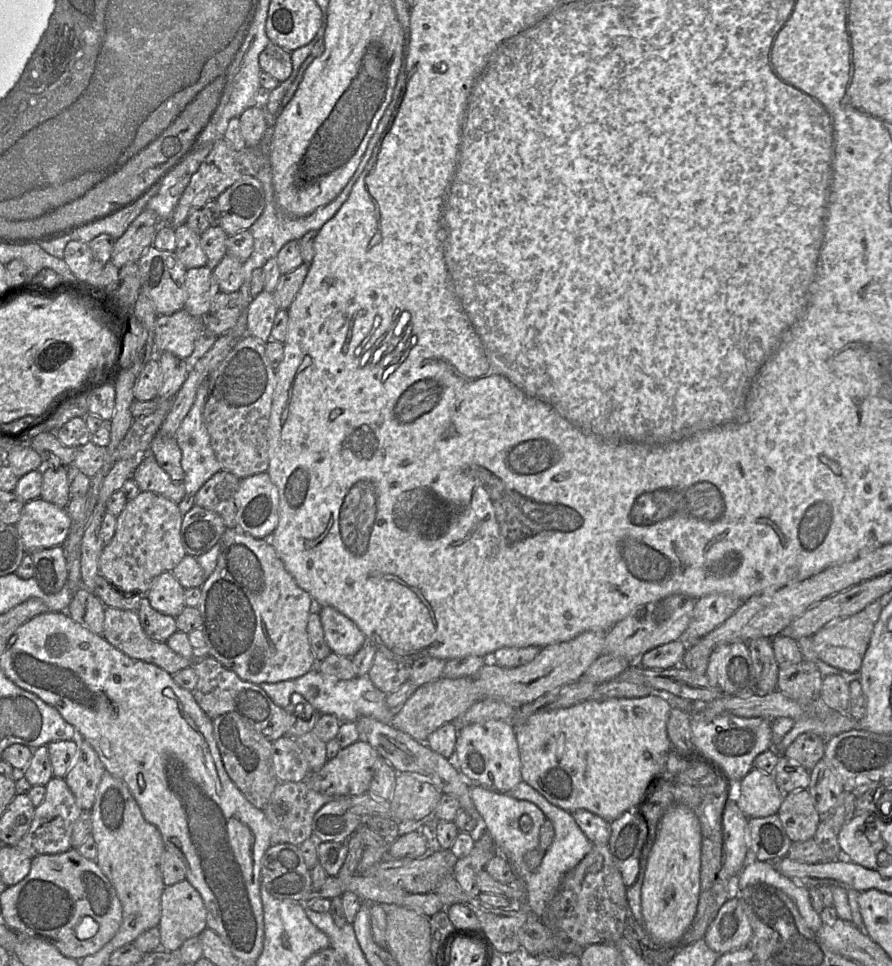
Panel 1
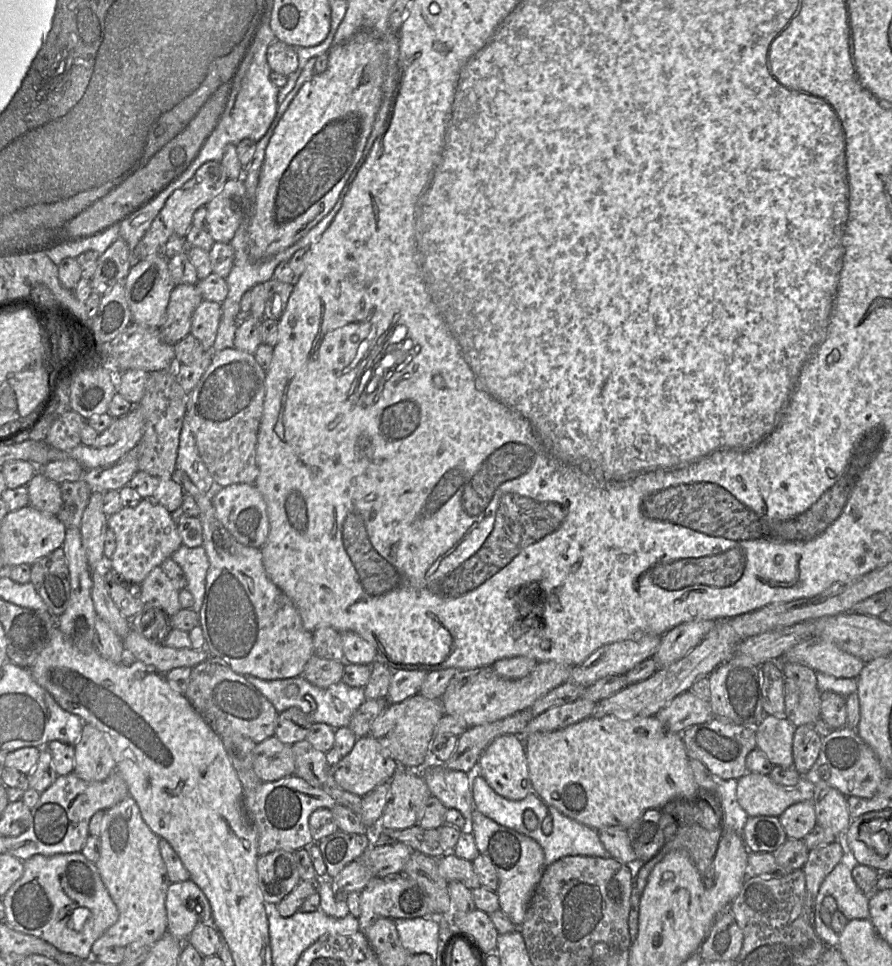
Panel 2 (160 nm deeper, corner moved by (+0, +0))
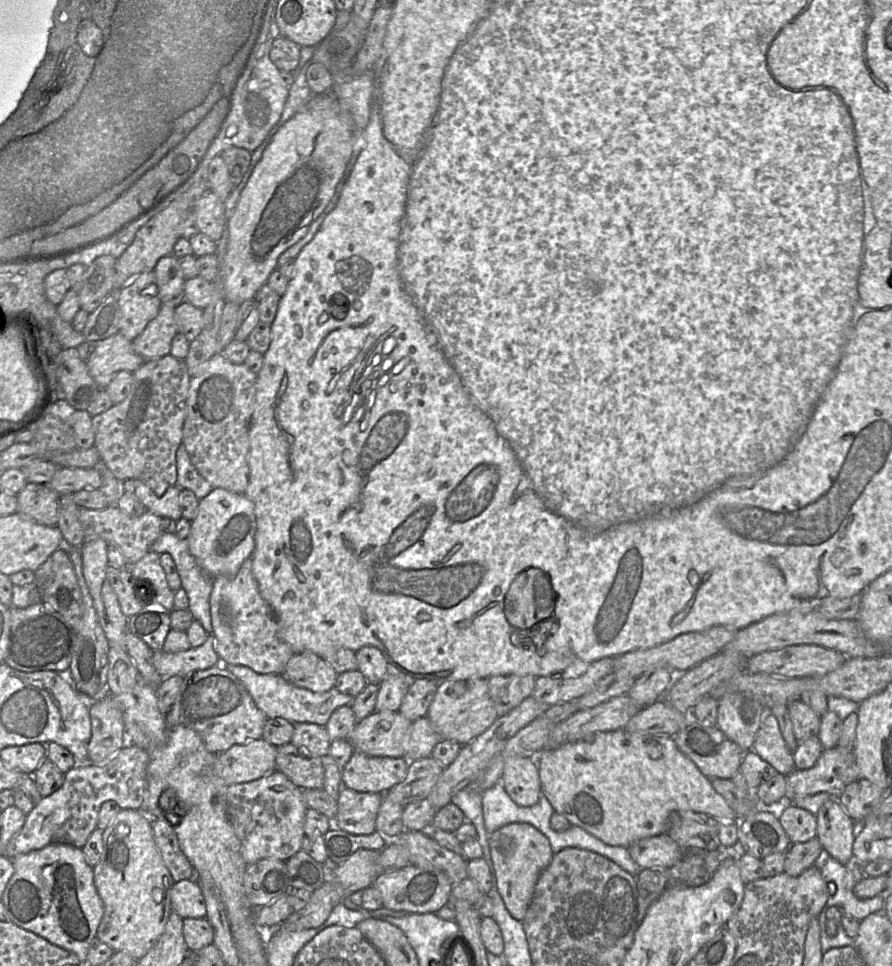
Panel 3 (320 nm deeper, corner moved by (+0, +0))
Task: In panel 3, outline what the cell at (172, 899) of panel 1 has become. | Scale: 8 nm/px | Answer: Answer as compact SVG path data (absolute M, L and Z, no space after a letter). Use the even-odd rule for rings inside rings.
M196 879L180 880L173 884L171 909L182 919L206 917L206 902Z

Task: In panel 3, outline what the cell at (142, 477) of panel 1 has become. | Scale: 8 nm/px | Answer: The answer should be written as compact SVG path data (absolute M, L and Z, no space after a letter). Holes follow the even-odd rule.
M128 479L121 483L121 491L133 494L144 504L148 511L160 517L175 521L182 517L180 506L181 488L177 485L170 486L162 496L157 496L141 480Z

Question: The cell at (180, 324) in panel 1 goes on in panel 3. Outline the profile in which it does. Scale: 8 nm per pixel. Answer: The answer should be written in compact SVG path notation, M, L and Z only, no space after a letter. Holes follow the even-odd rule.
M121 333L101 341L84 342L77 349L100 389L105 389L118 372L134 372L145 363L144 359L134 352L132 341Z

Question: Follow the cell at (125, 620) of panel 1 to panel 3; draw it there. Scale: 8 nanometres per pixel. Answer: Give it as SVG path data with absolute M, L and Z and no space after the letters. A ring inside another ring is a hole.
M211 633L203 644L195 648L175 653L155 651L152 655L153 665L163 679L175 675L184 677L190 672L215 666L220 657L215 651L214 639Z

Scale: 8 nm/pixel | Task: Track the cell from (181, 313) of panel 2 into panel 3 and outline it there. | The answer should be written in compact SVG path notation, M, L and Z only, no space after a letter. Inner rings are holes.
M162 304L157 316L134 340L132 348L144 361L156 360L170 353L173 337L179 333L175 308Z

